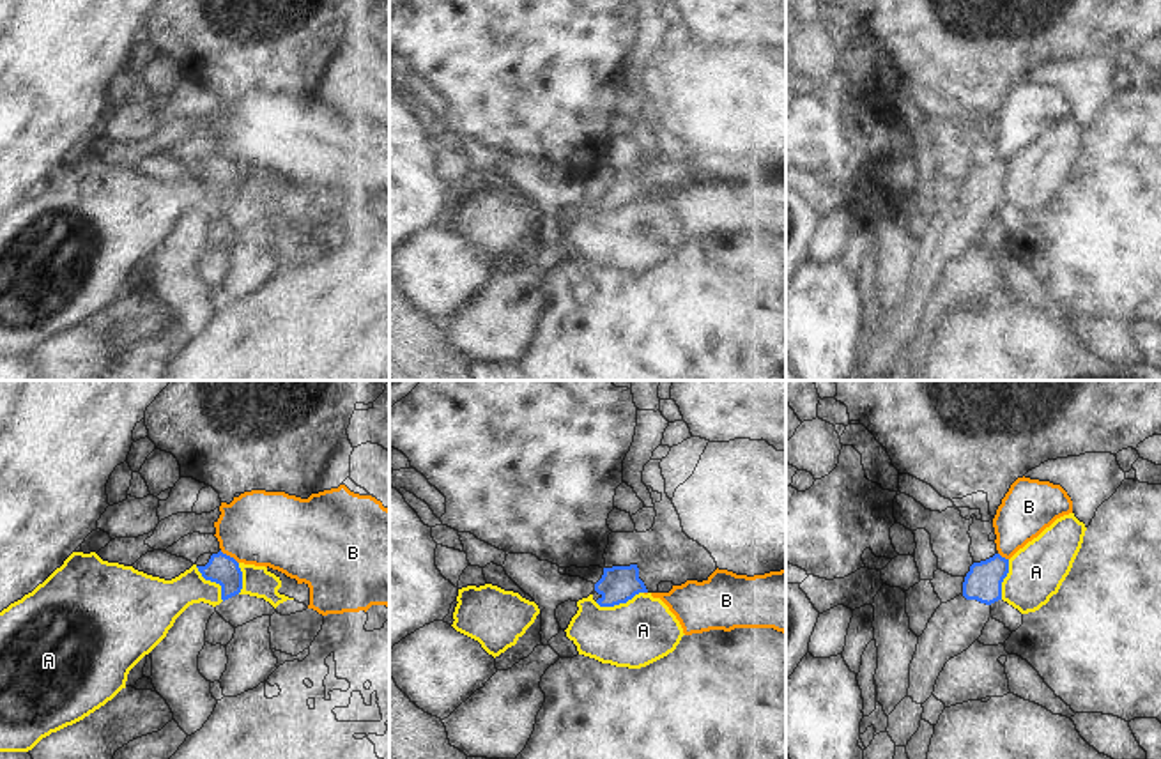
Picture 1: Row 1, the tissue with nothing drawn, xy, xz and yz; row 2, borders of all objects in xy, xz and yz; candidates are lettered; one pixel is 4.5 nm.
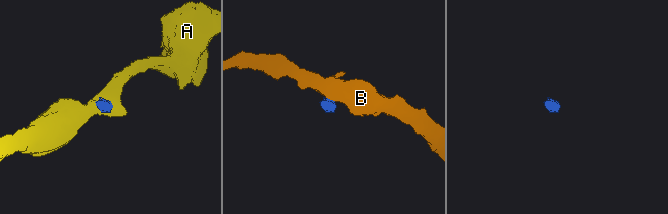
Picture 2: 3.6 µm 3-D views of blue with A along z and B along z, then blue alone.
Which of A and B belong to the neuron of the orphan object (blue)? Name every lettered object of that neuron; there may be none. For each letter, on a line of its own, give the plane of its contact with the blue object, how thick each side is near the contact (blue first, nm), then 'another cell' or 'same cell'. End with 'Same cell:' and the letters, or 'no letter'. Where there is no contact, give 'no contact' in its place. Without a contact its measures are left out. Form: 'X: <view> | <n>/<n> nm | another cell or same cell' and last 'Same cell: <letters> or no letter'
A: xz | 170/300 nm | another cell
B: xy | 140/340 nm | another cell
Same cell: no letter

